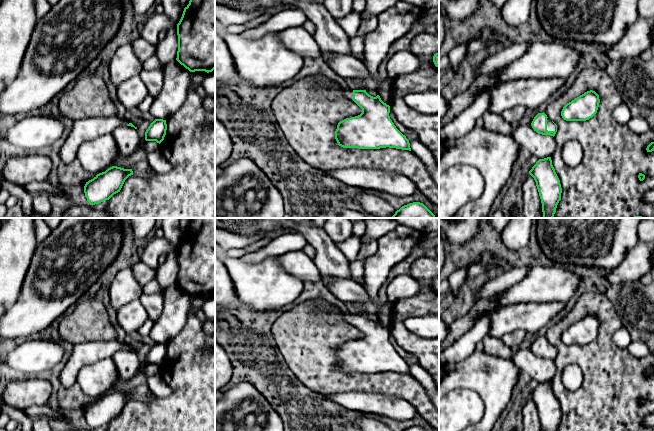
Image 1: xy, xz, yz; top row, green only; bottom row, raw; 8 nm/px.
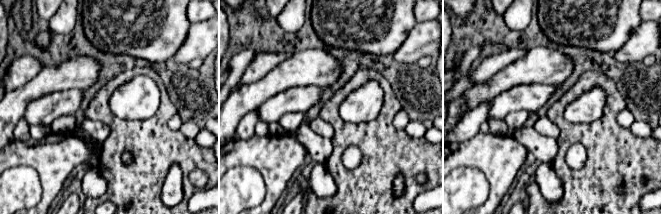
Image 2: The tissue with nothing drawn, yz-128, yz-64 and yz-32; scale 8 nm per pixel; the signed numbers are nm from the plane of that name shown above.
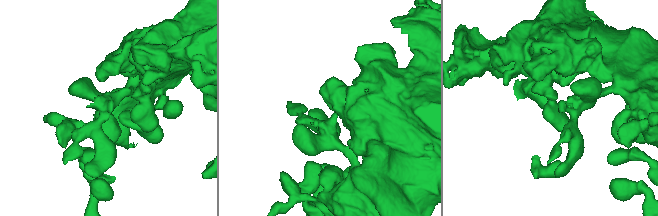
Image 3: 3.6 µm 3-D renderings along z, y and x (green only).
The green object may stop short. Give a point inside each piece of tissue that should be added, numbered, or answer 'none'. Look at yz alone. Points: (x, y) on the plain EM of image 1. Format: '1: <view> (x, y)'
1: yz (551, 350)

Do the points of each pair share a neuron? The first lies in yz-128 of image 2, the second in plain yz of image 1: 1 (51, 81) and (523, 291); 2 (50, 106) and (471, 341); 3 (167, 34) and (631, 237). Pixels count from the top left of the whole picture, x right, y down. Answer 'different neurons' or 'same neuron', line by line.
1: same neuron
2: different neurons
3: same neuron

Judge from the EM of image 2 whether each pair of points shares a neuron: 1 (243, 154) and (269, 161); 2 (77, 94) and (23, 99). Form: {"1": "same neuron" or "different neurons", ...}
{"1": "same neuron", "2": "different neurons"}

